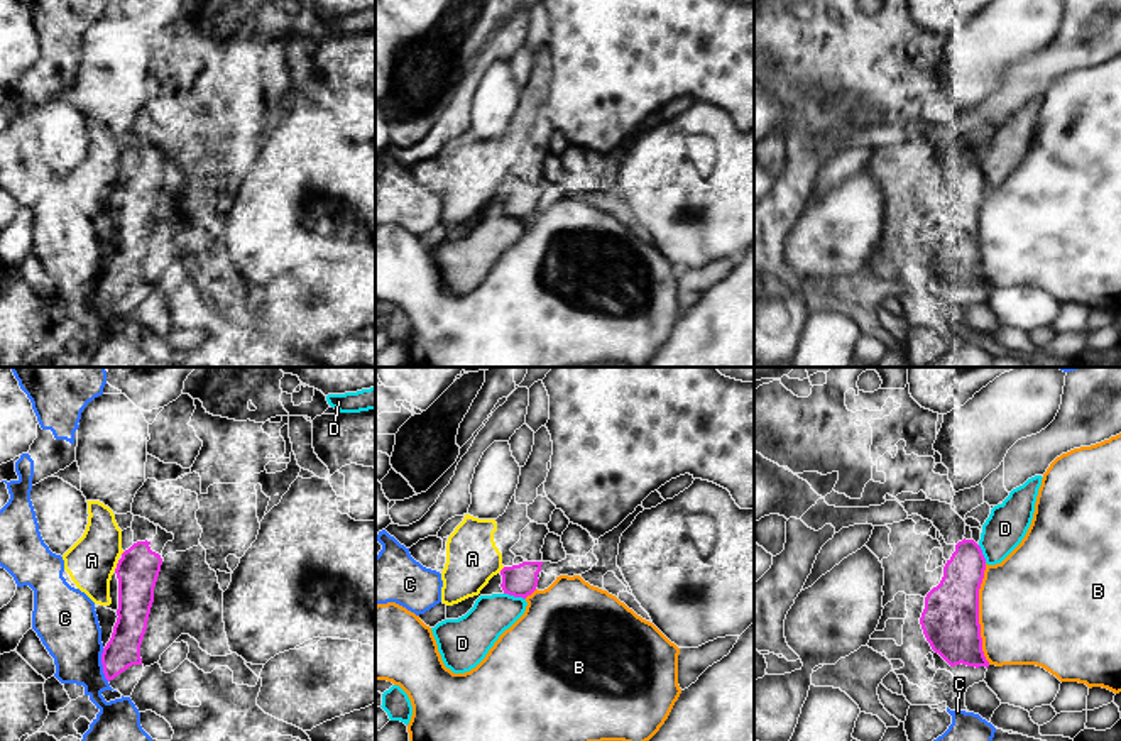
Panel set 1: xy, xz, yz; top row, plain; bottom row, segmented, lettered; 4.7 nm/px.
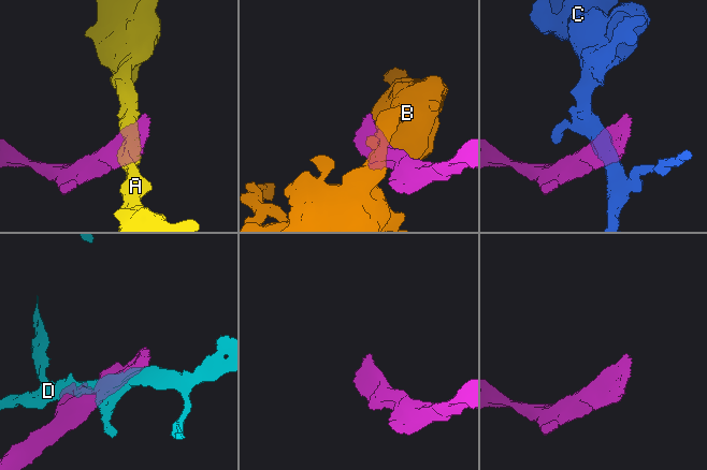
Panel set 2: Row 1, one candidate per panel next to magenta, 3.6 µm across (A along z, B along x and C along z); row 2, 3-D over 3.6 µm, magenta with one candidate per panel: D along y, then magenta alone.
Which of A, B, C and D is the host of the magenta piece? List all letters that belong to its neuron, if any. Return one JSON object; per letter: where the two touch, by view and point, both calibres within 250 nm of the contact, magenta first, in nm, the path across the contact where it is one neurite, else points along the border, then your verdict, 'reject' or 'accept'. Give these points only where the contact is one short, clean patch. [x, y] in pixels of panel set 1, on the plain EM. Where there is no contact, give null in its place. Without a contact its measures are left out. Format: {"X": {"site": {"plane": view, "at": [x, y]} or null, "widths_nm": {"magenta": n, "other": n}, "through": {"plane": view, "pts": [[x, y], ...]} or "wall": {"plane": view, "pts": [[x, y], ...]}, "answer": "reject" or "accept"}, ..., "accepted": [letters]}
{"A": {"site": {"plane": "xy", "at": [117, 186]}, "widths_nm": {"magenta": 200, "other": 240}, "answer": "reject"}, "B": {"site": {"plane": "yz", "at": [978, 236]}, "widths_nm": {"magenta": 280, "other": 500}, "answer": "reject"}, "C": {"site": {"plane": "xy", "at": [102, 285]}, "widths_nm": {"magenta": 160, "other": 300}, "answer": "reject"}, "D": {"site": {"plane": "xz", "at": [514, 217]}, "widths_nm": {"magenta": 160, "other": 200}, "answer": "reject"}, "accepted": []}

